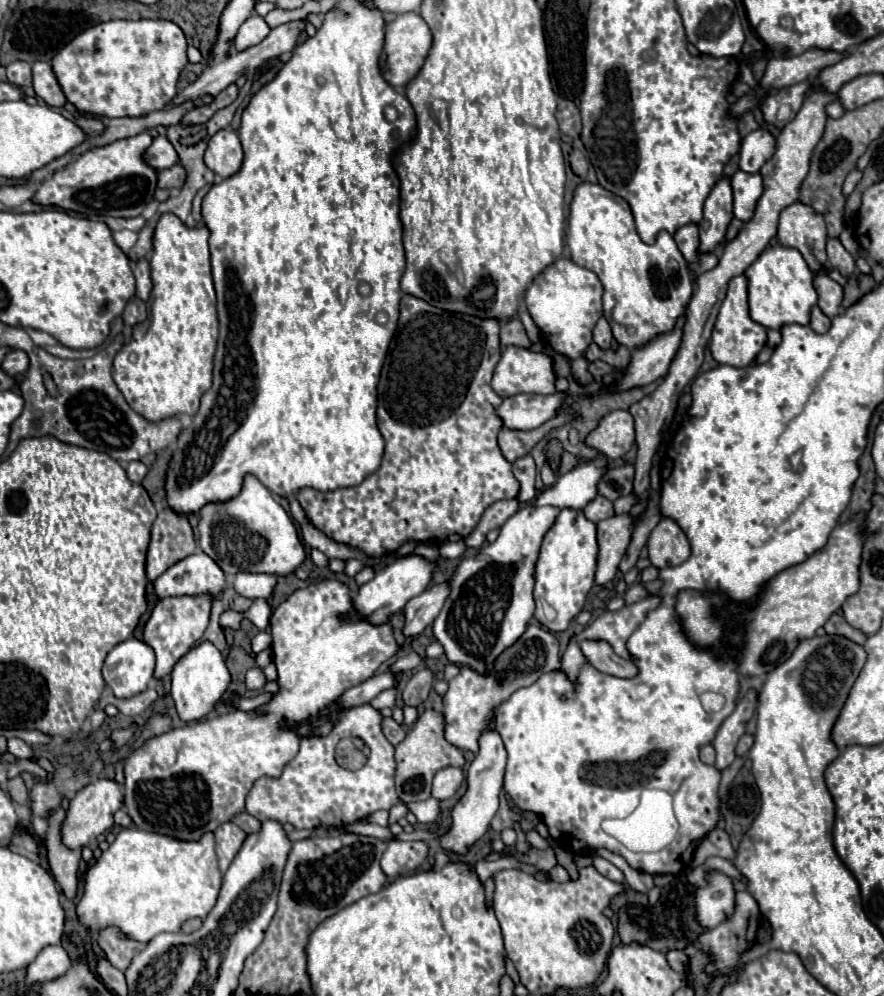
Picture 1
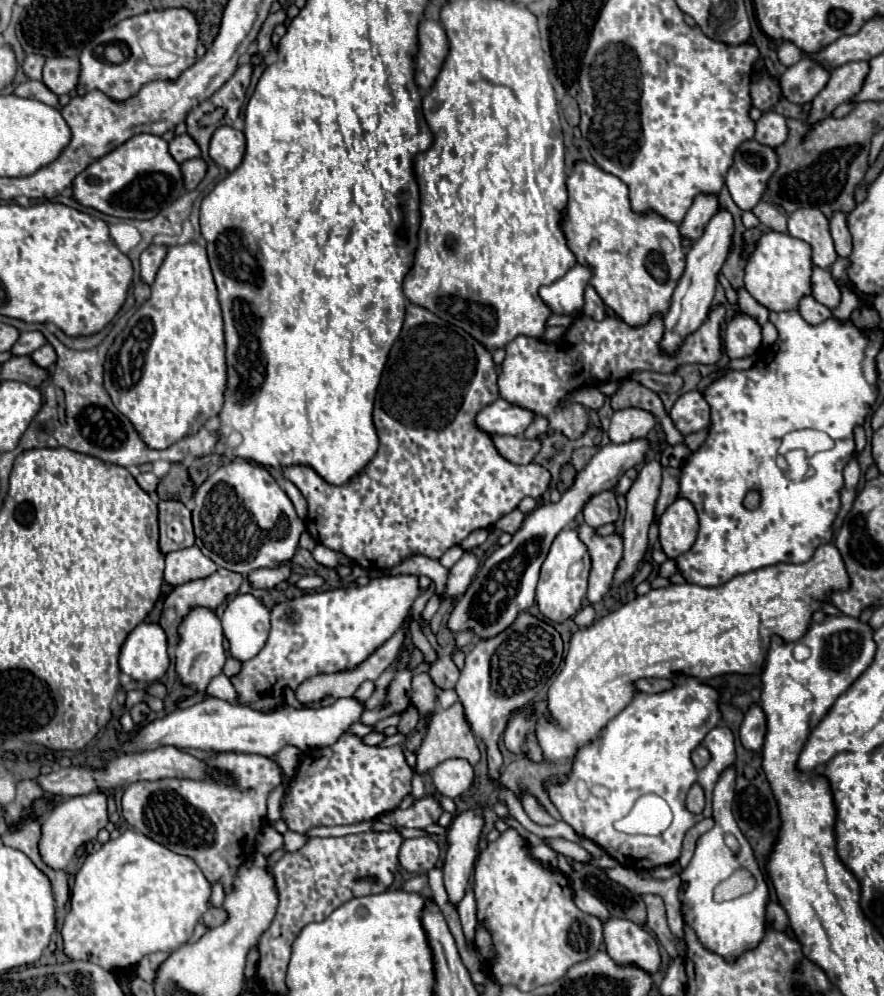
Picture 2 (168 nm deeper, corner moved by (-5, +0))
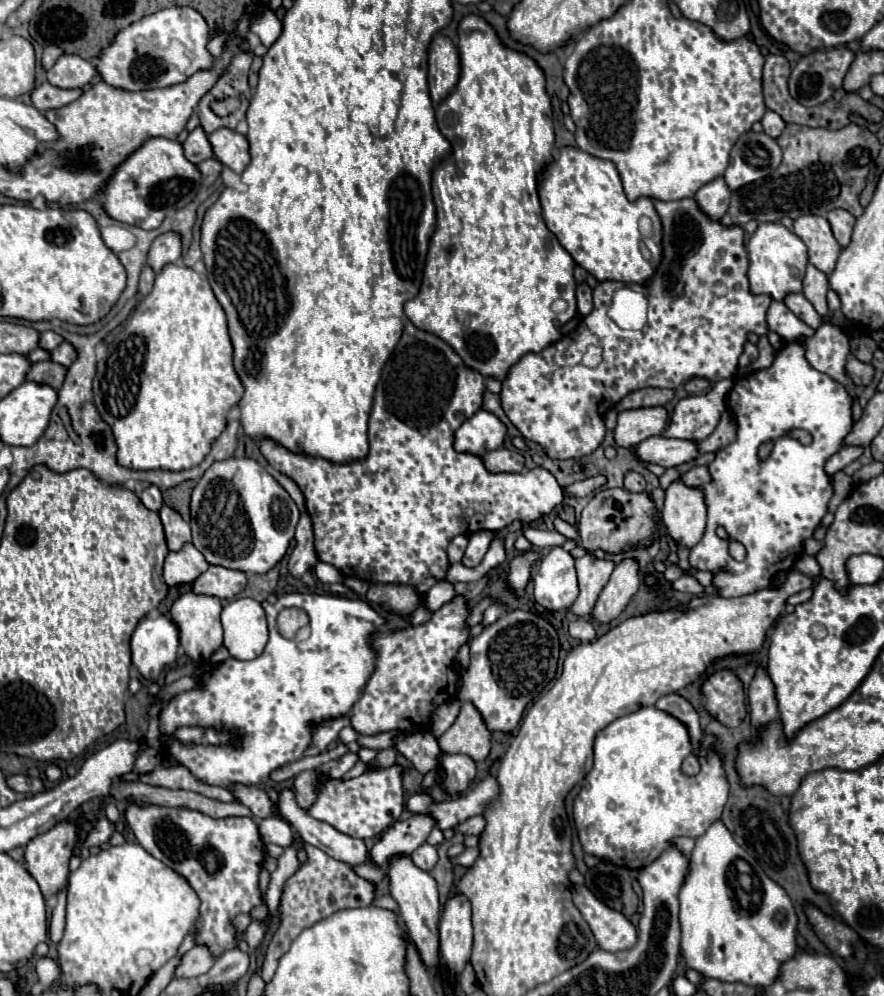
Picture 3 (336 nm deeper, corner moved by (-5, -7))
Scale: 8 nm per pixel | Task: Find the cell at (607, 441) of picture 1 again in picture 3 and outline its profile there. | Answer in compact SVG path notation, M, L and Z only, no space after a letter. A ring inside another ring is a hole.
M643 407L621 411L617 417L617 427L613 431L617 447L633 447L647 437L661 435L667 423L667 411L663 407Z

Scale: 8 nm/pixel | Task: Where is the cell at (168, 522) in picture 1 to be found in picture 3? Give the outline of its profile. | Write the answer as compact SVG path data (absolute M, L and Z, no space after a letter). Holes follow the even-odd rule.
M163 505L159 511L159 517L163 521L169 551L179 551L185 543L191 543L191 529L177 511Z

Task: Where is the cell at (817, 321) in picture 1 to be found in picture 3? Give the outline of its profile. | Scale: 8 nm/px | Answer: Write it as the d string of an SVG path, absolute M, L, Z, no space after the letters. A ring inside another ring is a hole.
M791 293L791 295L787 295L785 297L785 305L801 319L801 321L805 321L809 327L813 327L813 329L817 329L821 323L823 323L823 319L821 319L821 315L817 315L817 311L813 311L813 305L801 295L801 293Z

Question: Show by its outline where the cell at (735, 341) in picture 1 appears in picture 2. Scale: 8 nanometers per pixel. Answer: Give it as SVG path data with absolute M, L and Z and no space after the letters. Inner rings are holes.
M737 314L729 320L725 332L725 348L731 360L751 356L761 346L761 326L747 314Z

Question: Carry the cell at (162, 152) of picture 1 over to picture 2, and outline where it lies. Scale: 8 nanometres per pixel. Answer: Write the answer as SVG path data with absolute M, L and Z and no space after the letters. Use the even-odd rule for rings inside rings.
M189 134L175 136L175 138L169 142L169 152L171 152L171 156L173 156L179 164L183 164L185 160L191 160L191 158L201 156L201 150L199 150L197 142L195 142Z

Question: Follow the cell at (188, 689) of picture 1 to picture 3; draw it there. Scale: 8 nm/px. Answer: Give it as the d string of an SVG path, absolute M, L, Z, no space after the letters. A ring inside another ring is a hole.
M191 591L181 595L173 603L169 615L171 615L173 623L177 623L177 629L179 629L179 635L181 635L181 647L191 661L195 661L195 663L207 661L223 645L223 629L221 629L221 623L219 623L221 607L223 605L217 597L195 595Z

